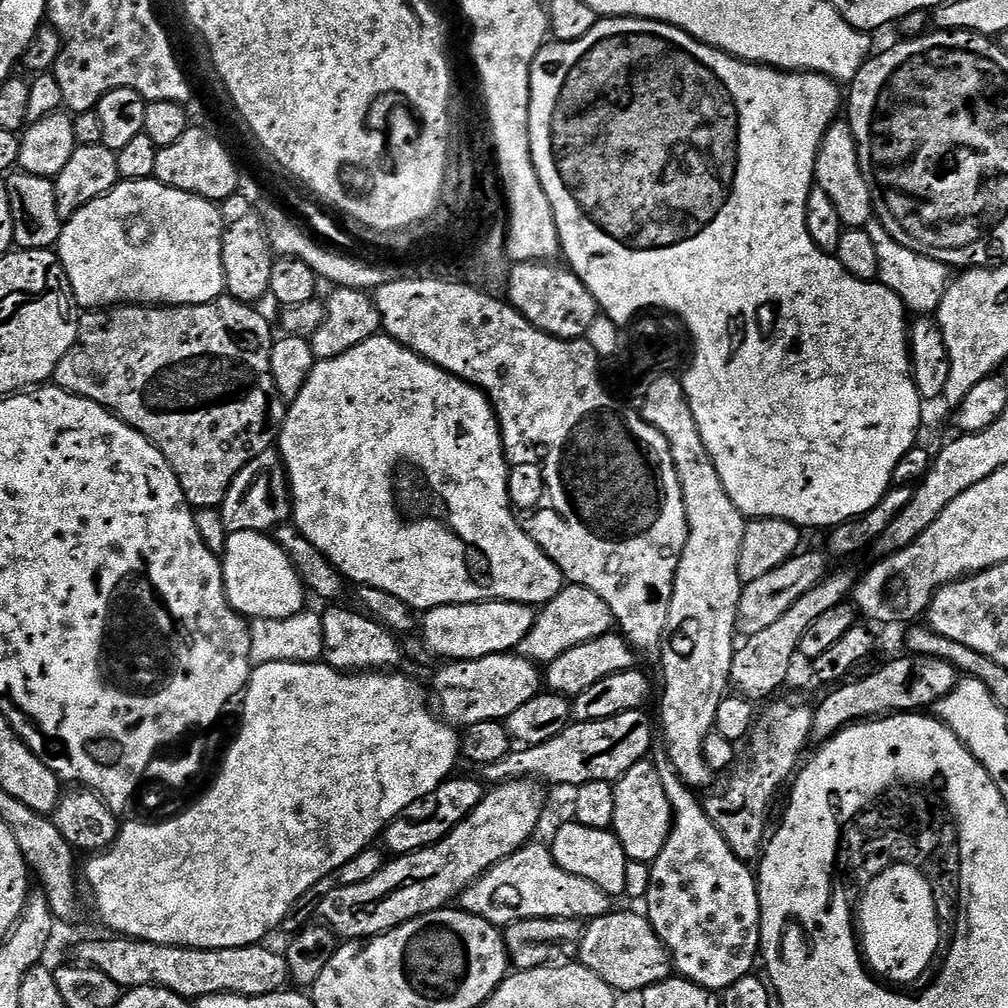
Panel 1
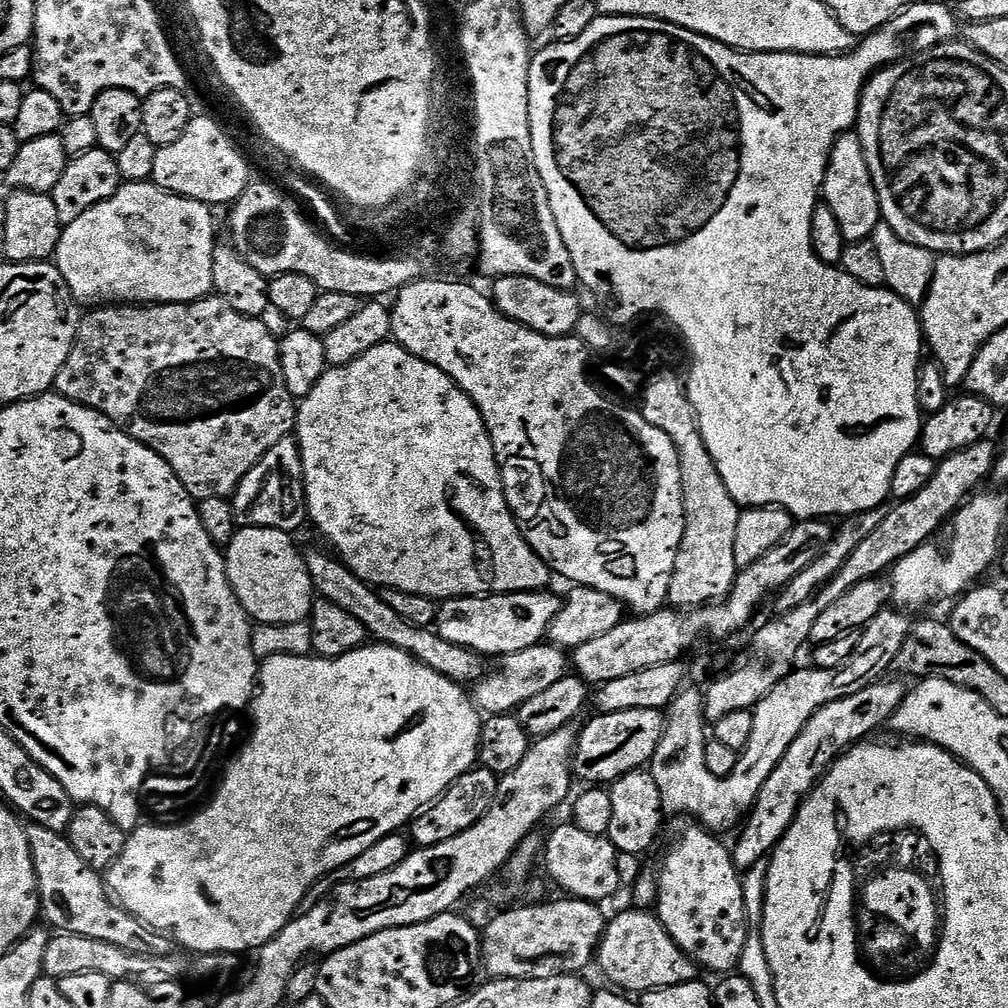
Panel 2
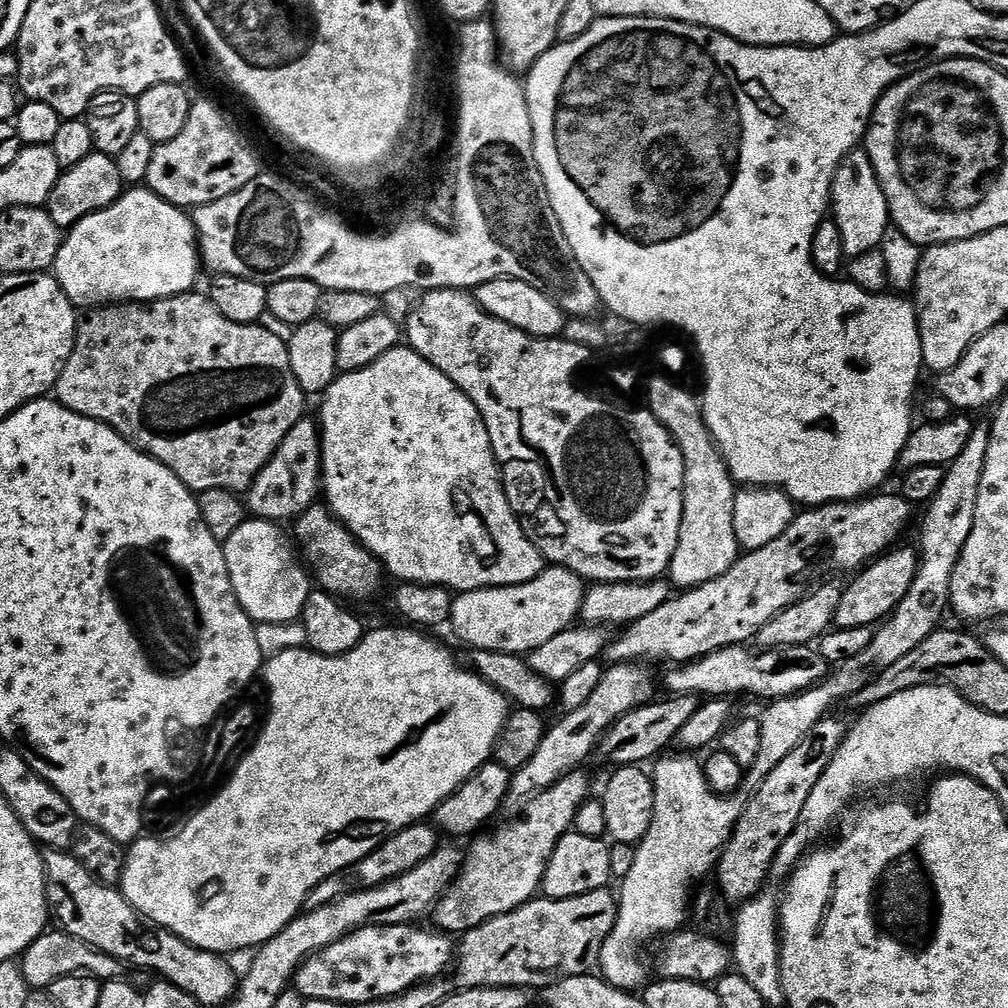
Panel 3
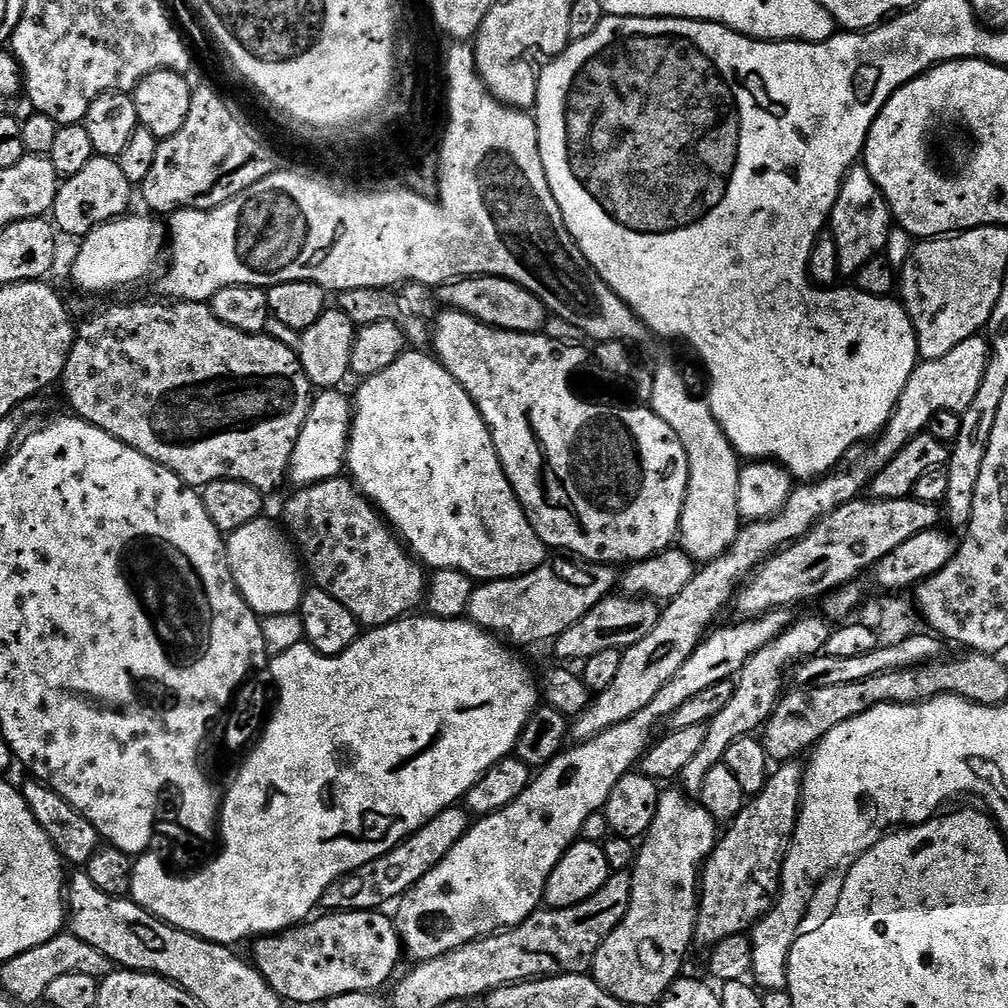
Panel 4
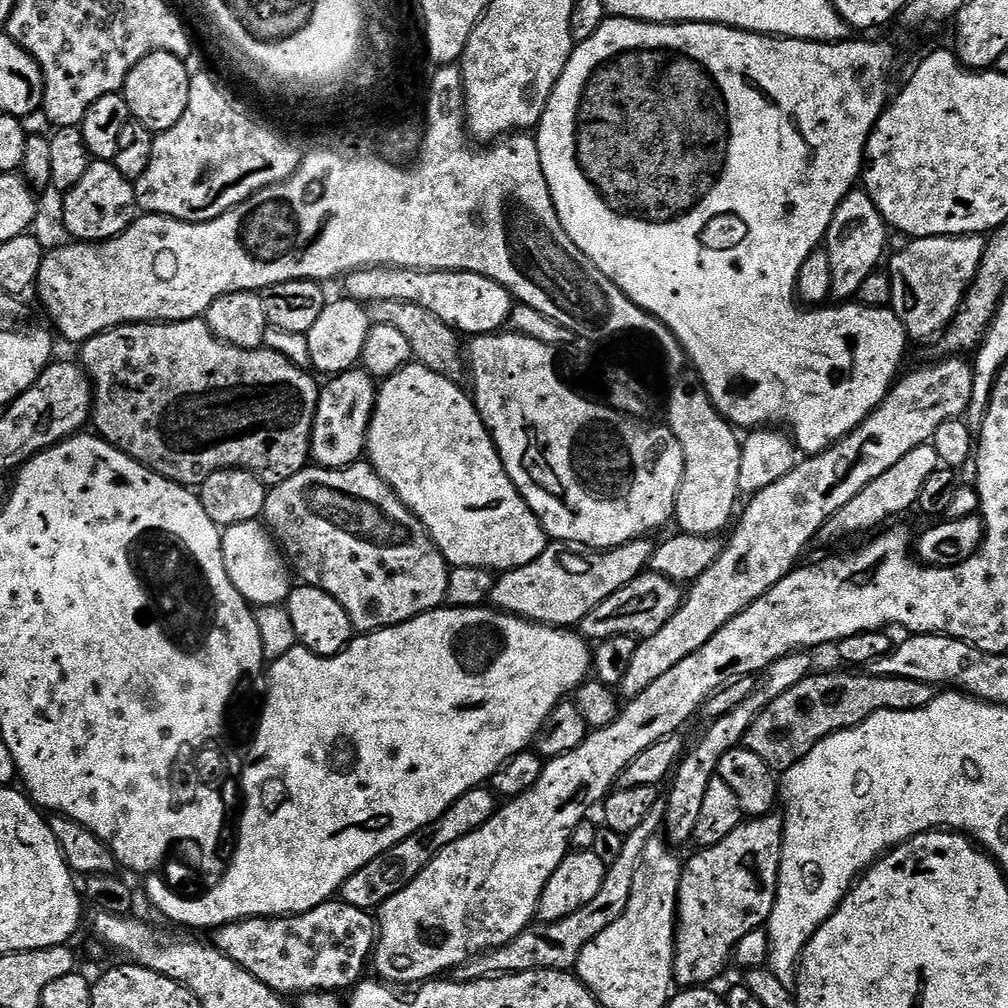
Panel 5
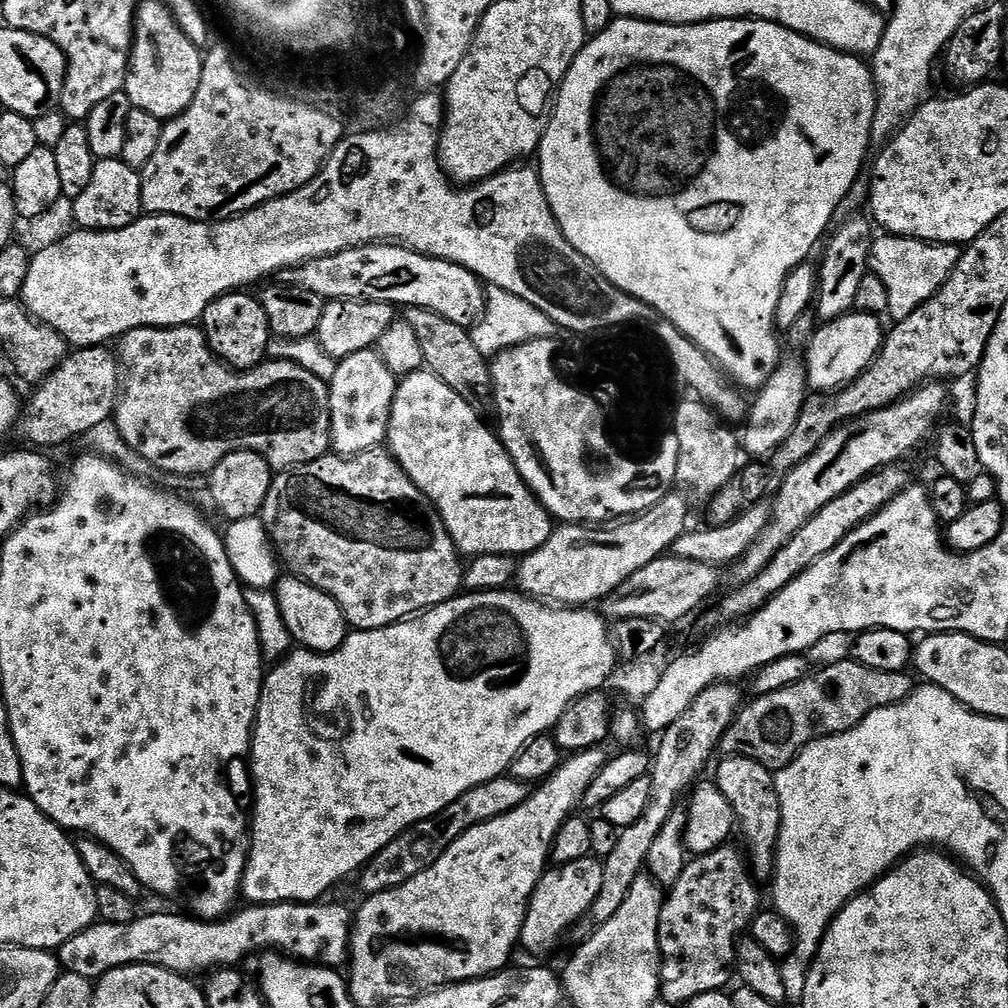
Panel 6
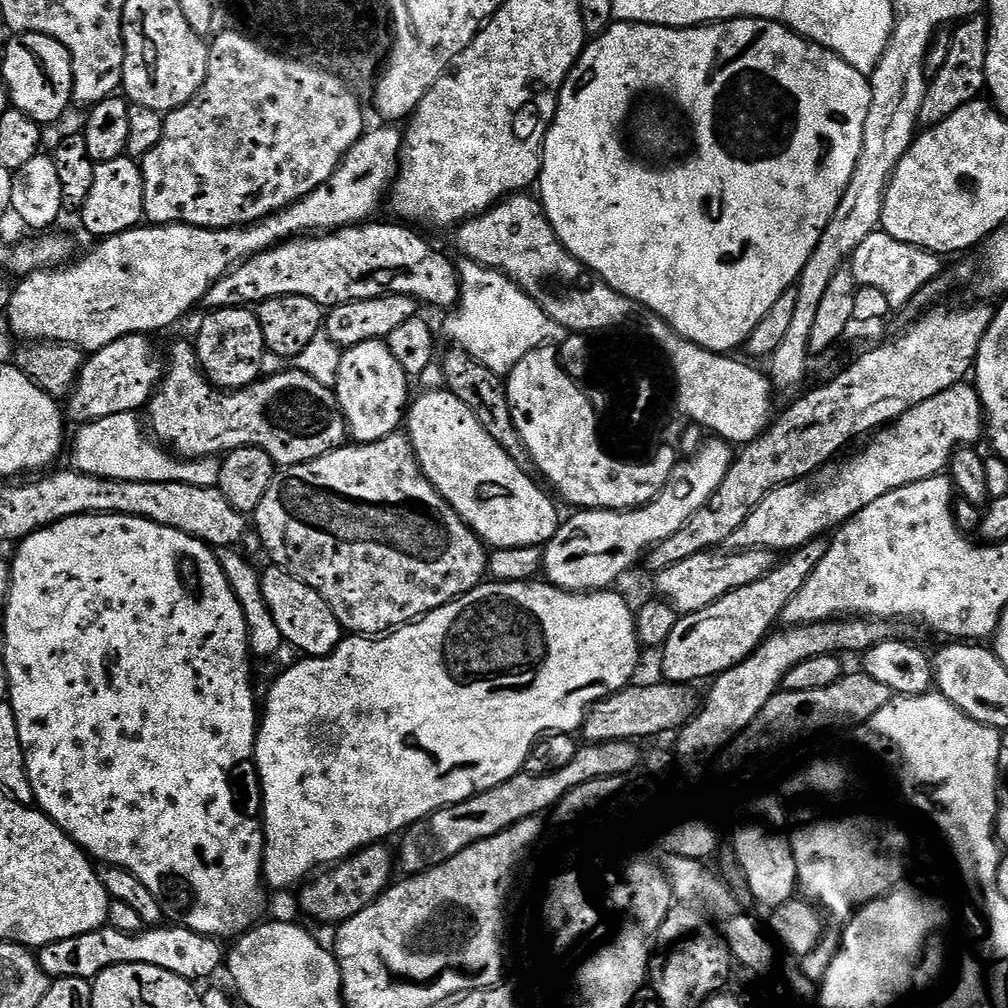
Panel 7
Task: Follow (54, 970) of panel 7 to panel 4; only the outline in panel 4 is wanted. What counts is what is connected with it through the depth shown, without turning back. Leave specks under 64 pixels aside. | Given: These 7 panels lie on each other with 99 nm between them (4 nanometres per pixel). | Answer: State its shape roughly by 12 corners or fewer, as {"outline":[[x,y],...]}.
{"outline":[[317,915],[251,945],[289,1005],[376,992],[402,957],[393,917]]}

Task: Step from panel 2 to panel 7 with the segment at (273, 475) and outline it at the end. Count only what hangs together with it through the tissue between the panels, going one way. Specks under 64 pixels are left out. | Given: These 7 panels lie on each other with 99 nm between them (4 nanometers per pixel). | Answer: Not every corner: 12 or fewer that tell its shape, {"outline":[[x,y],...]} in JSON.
{"outline":[[384,340],[341,355],[334,385],[357,444],[401,427],[409,376]]}

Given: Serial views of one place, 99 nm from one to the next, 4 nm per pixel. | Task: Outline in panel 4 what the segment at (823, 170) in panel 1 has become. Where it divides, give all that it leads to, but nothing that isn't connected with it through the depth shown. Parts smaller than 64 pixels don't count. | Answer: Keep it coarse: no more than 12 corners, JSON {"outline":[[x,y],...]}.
{"outline":[[853,166],[830,231],[841,277],[881,255],[893,227],[870,170]]}

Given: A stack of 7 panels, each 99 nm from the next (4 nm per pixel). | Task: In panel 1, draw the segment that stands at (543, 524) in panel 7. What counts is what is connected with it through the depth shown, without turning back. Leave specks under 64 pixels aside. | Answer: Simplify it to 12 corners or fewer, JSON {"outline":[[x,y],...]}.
{"outline":[[387,334],[317,360],[291,523],[417,610],[543,606],[487,396]]}

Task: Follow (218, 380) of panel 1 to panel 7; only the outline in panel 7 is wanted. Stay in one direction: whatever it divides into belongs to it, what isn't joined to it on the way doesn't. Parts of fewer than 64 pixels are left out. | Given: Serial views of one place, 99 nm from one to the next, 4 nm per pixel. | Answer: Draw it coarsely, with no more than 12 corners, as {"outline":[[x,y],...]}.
{"outline":[[191,343],[146,405],[180,458],[261,448],[280,468],[341,447],[332,388],[303,370],[235,390]]}

